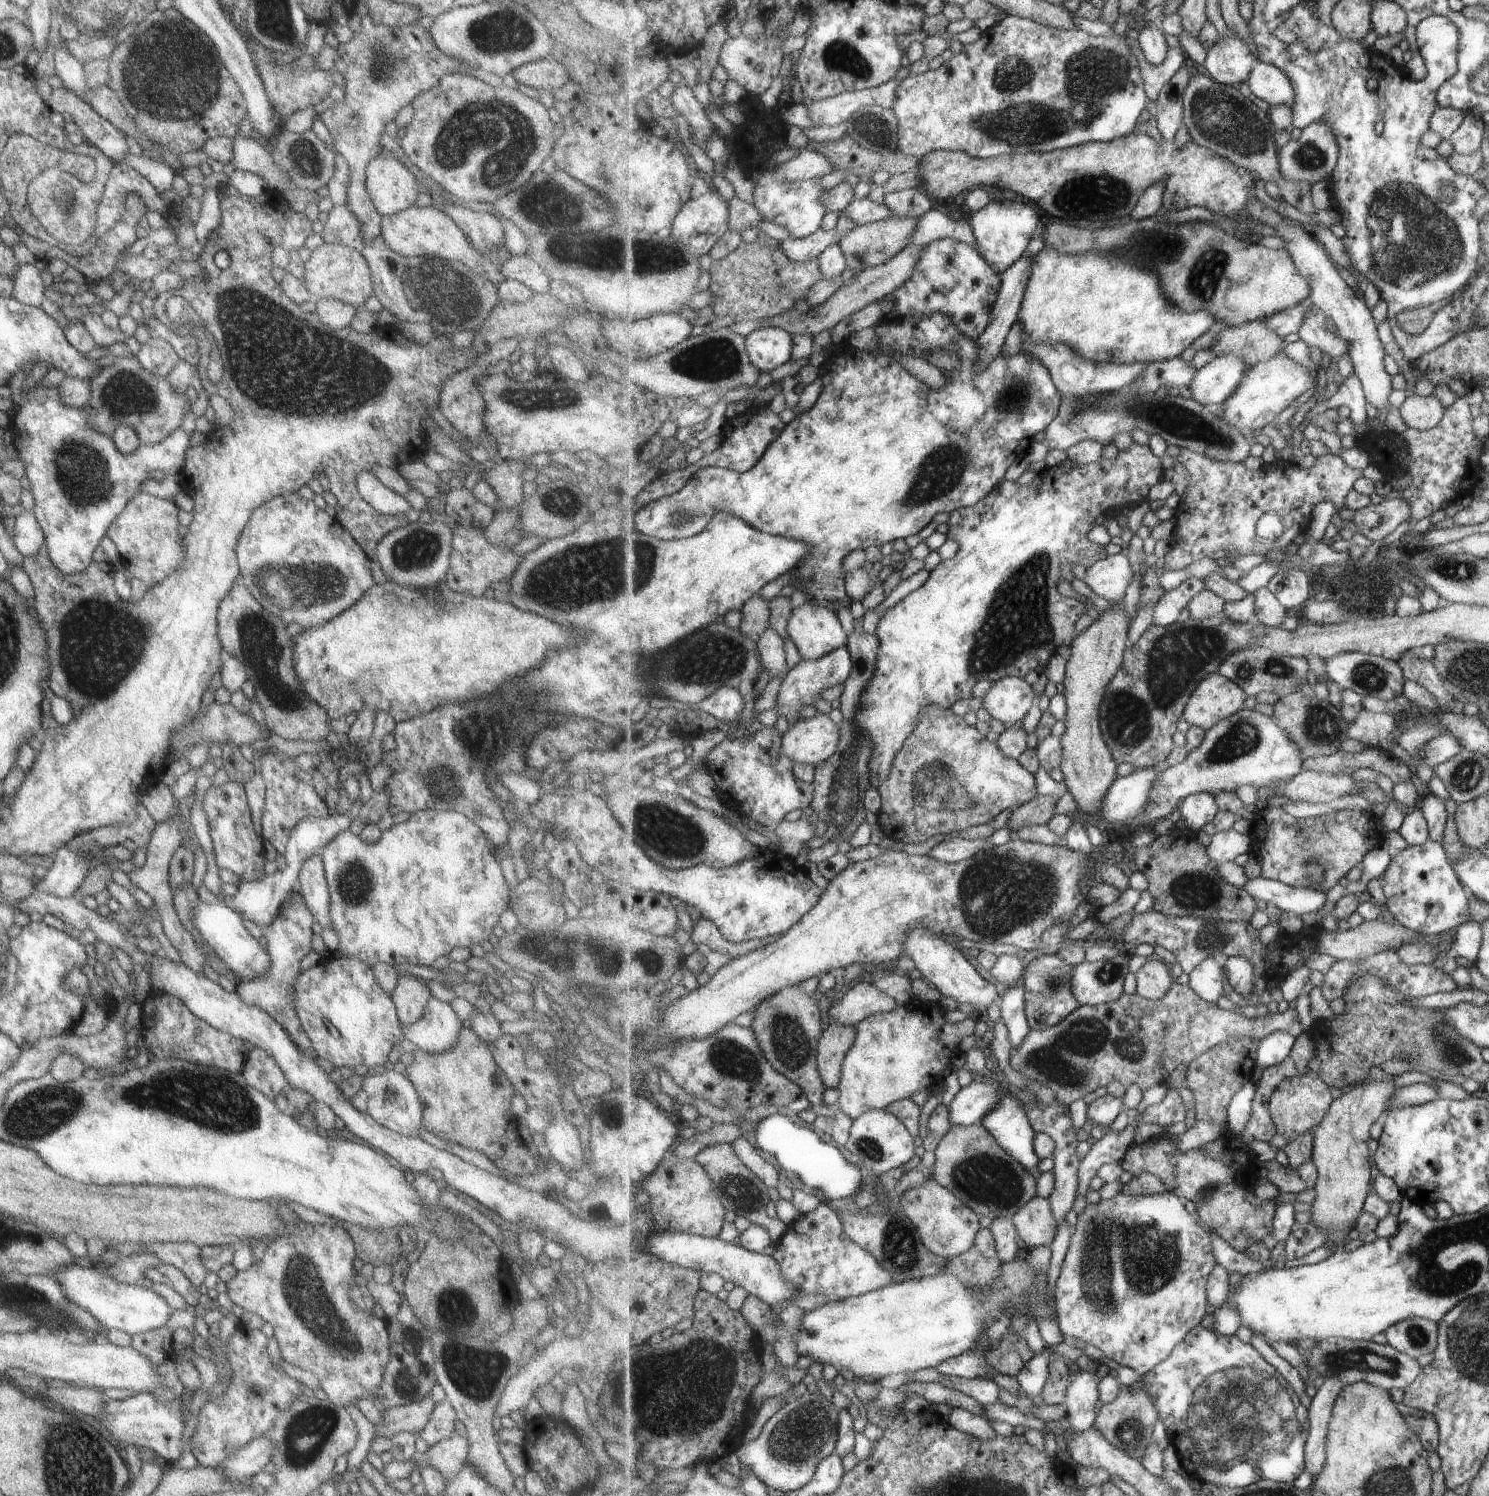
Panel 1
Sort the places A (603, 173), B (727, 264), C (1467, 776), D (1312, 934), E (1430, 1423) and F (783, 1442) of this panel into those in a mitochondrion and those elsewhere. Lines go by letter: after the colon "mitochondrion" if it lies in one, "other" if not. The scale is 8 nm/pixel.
A: mitochondrion
B: other
C: mitochondrion
D: other
E: other
F: mitochondrion

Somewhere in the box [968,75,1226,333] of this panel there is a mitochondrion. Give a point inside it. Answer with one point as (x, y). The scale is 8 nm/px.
(1085, 193)

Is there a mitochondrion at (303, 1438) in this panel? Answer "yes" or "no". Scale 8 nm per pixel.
yes

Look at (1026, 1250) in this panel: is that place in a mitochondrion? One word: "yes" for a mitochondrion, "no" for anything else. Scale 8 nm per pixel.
no

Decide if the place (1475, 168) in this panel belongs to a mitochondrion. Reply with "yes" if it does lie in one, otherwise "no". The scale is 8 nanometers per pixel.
no

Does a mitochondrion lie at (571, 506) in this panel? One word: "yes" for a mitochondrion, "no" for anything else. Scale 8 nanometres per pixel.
no

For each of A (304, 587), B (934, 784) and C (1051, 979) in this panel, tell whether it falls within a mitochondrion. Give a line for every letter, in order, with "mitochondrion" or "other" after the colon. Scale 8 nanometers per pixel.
A: mitochondrion
B: mitochondrion
C: mitochondrion

